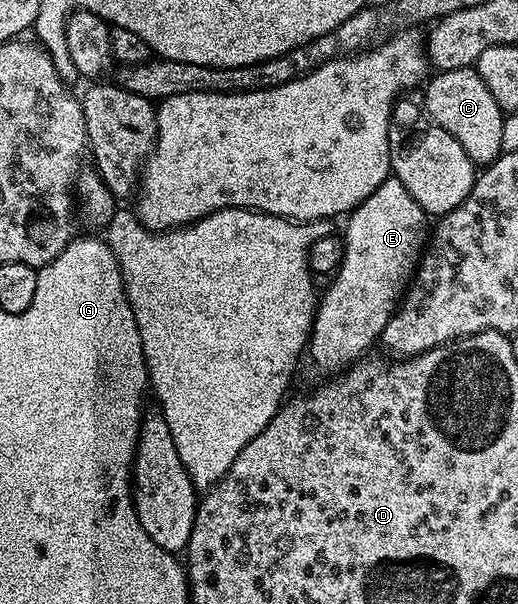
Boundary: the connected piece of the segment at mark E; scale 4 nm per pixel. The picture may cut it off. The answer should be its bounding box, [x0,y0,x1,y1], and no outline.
[308,178,428,374]

